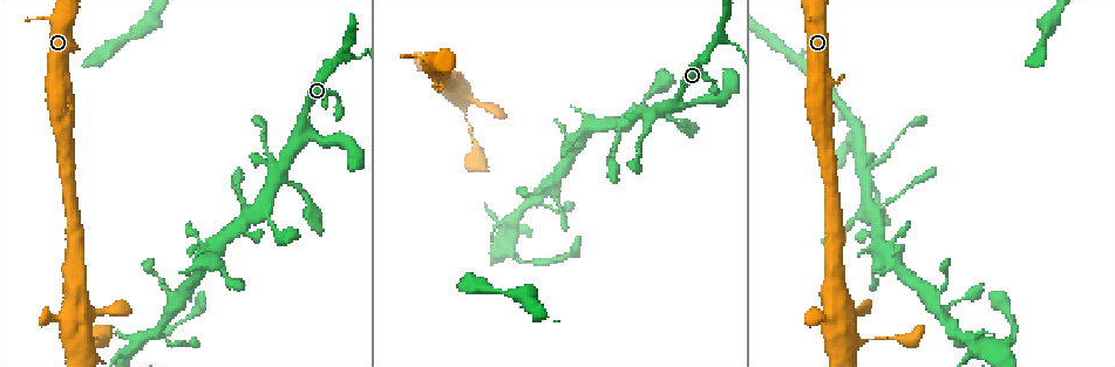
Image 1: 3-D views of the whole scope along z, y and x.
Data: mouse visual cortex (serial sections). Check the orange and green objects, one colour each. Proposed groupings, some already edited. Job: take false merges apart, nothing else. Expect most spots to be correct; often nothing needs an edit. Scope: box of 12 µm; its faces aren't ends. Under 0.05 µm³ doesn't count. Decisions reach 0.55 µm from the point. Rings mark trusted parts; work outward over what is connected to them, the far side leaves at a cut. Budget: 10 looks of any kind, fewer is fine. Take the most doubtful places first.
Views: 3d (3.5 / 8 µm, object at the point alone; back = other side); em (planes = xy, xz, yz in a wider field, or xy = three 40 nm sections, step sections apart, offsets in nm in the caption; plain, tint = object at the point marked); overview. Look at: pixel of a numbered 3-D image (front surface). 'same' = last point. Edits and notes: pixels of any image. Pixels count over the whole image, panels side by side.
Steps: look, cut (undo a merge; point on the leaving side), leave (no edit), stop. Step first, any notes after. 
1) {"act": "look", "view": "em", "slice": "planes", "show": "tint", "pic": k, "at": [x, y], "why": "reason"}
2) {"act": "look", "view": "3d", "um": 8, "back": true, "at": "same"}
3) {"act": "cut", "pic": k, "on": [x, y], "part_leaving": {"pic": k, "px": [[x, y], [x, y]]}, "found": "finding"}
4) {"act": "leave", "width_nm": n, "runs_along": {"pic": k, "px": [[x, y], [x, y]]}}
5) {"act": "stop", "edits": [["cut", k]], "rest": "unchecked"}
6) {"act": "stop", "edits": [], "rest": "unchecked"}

{"act": "look", "view": "3d", "um": 3.5, "pic": 1, "at": [838, 347], "why": "sharp bend"}

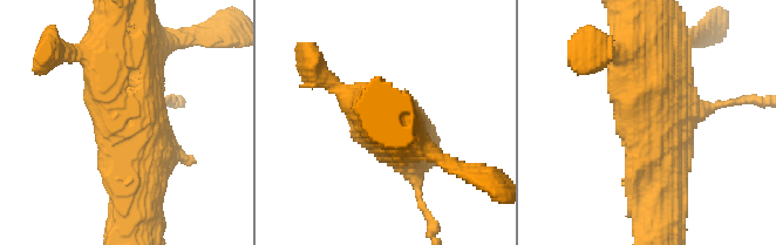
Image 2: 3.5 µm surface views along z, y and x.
{"act": "look", "view": "em", "slice": "xy", "step": 1, "show": "tint", "pic": 2, "at": [647, 120], "why": "need the tissue"}

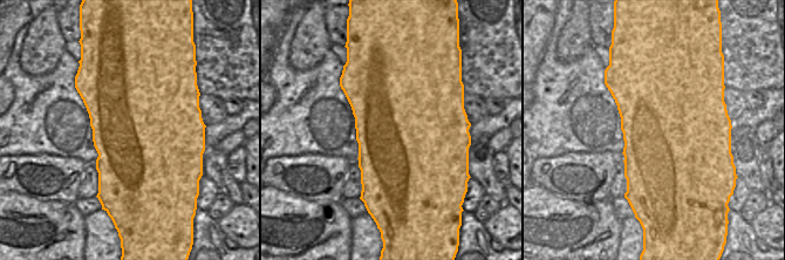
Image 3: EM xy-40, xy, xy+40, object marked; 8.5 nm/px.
{"act": "leave", "found": "continuous, no second cell"}

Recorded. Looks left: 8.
{"act": "look", "view": "3d", "um": 3.5, "pic": 1, "at": [789, 53]}

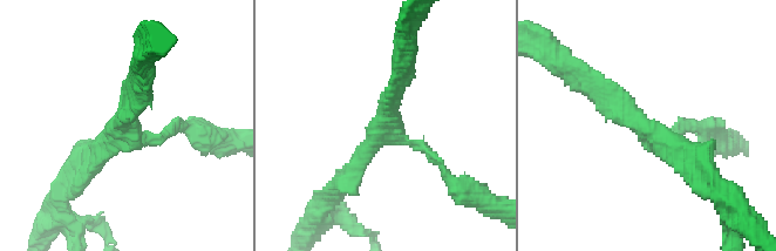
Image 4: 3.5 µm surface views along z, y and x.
{"act": "look", "view": "em", "slice": "xy", "step": 3, "show": "tint", "pic": 4, "at": [654, 133], "arms": 3, "arm_widths_nm": [150, 250, 250], "why": "need the tissue"}

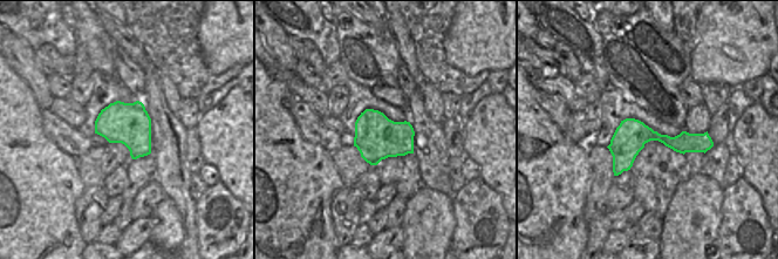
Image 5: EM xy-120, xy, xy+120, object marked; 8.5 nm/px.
{"act": "leave", "width_nm": 380, "runs_along": {"pic": 4, "px": [[706, 167], [598, 90]]}, "found": "one cell here"}

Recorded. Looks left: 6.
{"act": "look", "view": "3d", "um": 3.5, "pic": 1, "at": [857, 123], "why": "thin neck"}

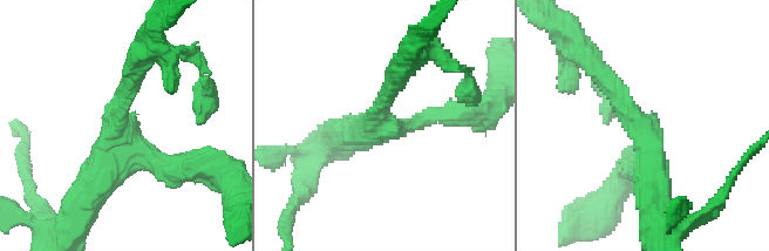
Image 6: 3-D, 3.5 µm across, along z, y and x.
{"act": "look", "view": "em", "slice": "xy", "step": 3, "show": "tint", "pic": 6, "at": [643, 130], "arms": 3, "arm_widths_nm": [250, 250, 450]}

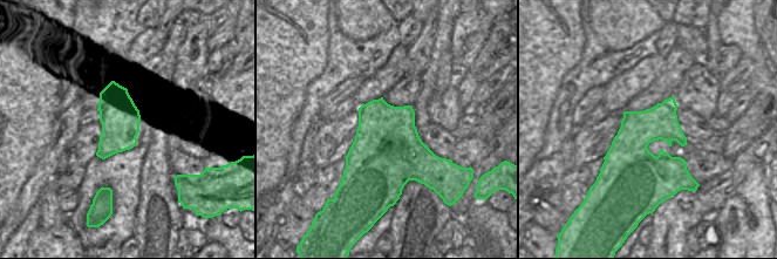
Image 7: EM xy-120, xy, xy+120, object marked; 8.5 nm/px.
{"act": "leave", "runs_along": {"pic": 6, "px": [[596, 68], [646, 134], [655, 198]]}, "found": "continuous, no second cell"}

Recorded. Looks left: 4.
{"act": "look", "view": "3d", "um": 8, "pic": 1, "at": [863, 173], "why": "four arms meet"}

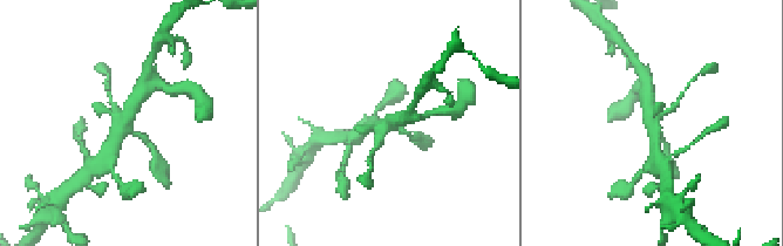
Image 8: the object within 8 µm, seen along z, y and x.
{"act": "look", "view": "3d", "um": 3.5, "pic": 8, "at": [125, 123]}

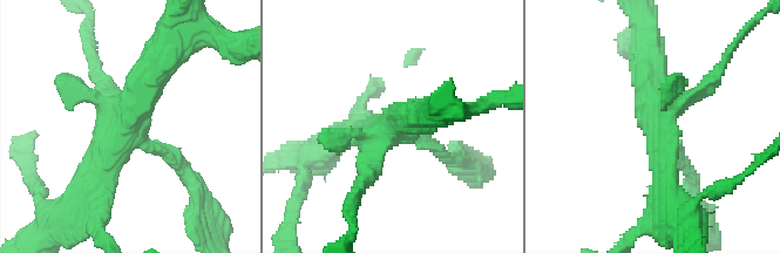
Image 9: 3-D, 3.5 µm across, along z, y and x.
{"act": "look", "view": "em", "slice": "xy", "step": 1, "show": "tint", "pic": 9, "at": [657, 125]}

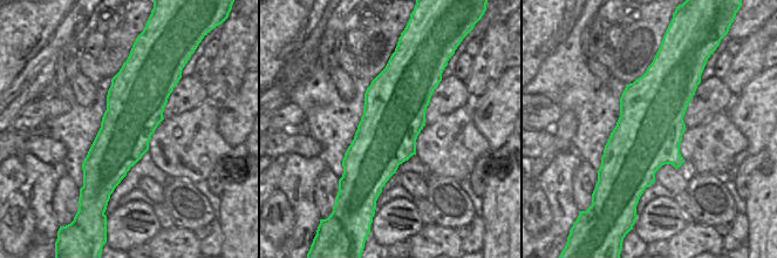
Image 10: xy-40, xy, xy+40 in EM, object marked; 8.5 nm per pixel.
{"act": "leave", "found": "one cell here"}

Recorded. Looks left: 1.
{"act": "stop", "edits": [], "rest": "unchecked"}

